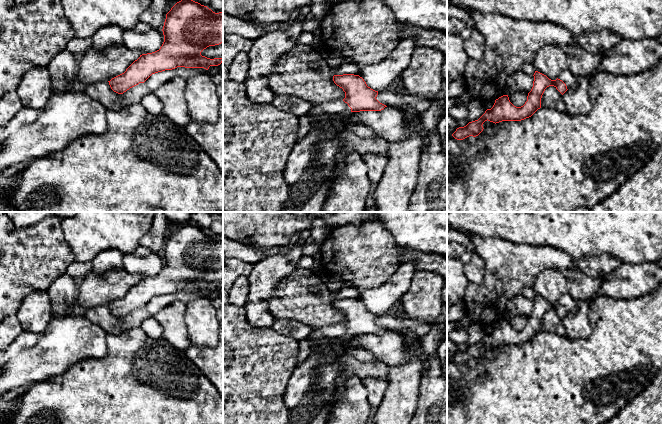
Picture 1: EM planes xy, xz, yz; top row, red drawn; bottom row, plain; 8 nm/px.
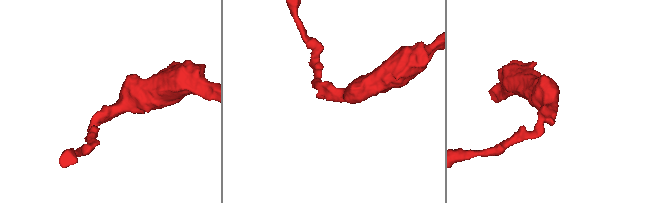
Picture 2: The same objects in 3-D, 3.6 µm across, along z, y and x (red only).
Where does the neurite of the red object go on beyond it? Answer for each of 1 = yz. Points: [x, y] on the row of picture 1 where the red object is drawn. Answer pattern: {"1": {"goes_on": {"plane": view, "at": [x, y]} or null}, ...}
{"1": {"goes_on": null}}

